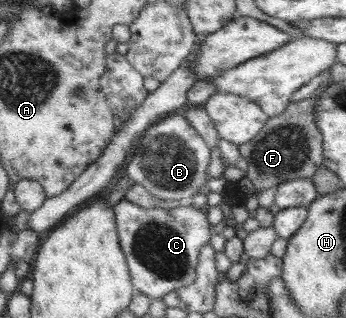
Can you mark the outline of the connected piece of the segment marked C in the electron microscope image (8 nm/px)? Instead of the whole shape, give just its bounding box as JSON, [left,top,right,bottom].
[114,199,210,299]

